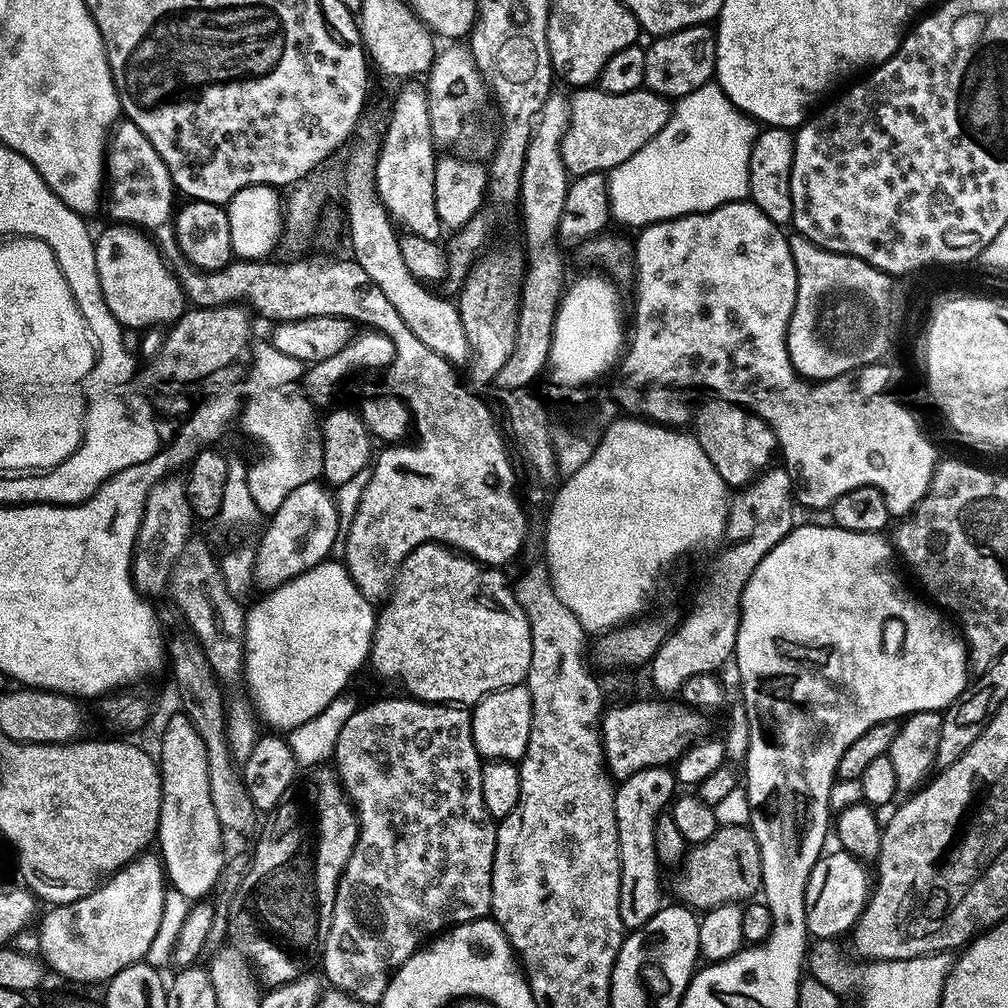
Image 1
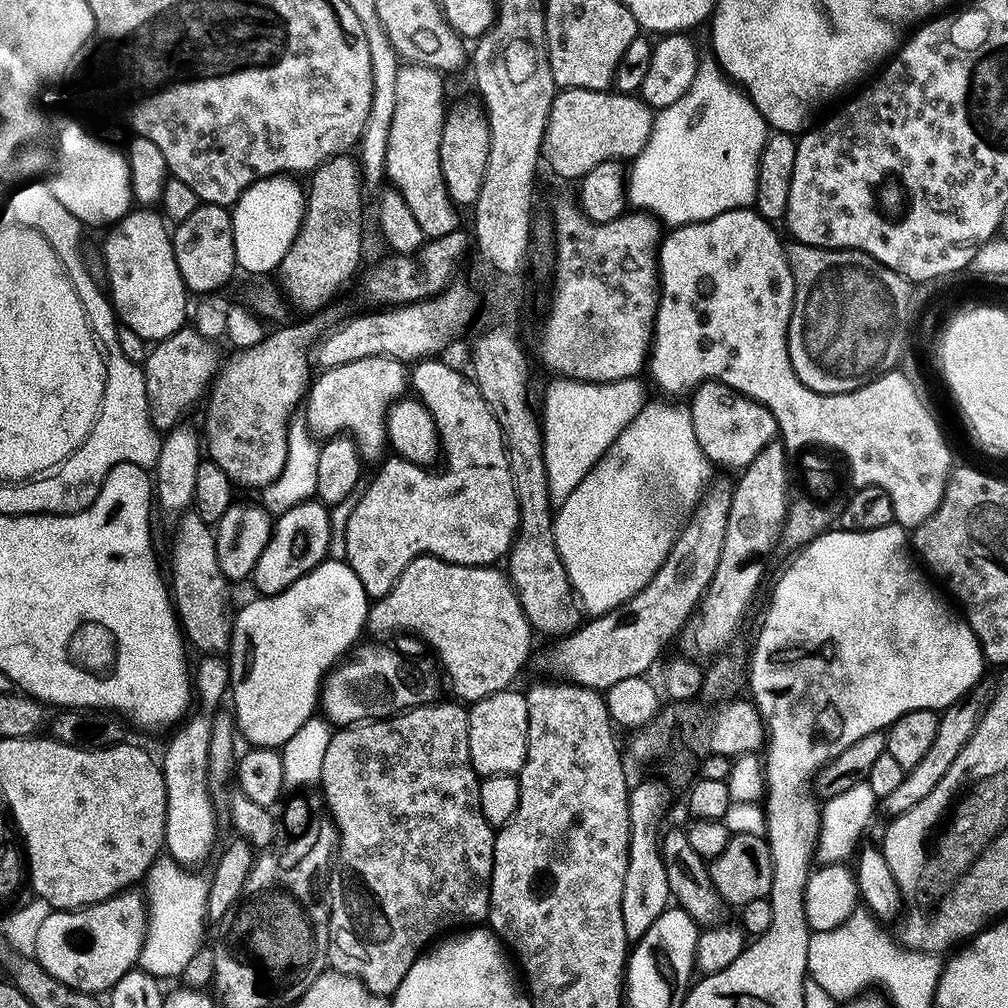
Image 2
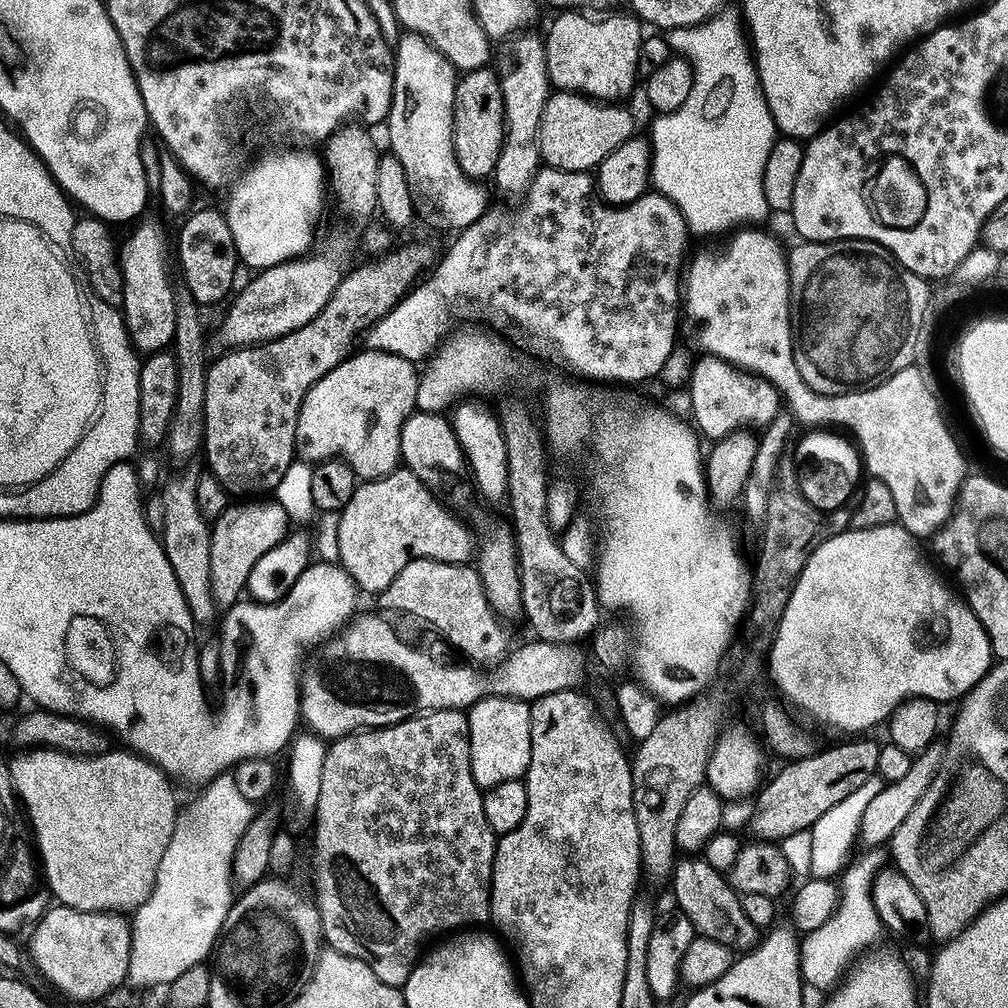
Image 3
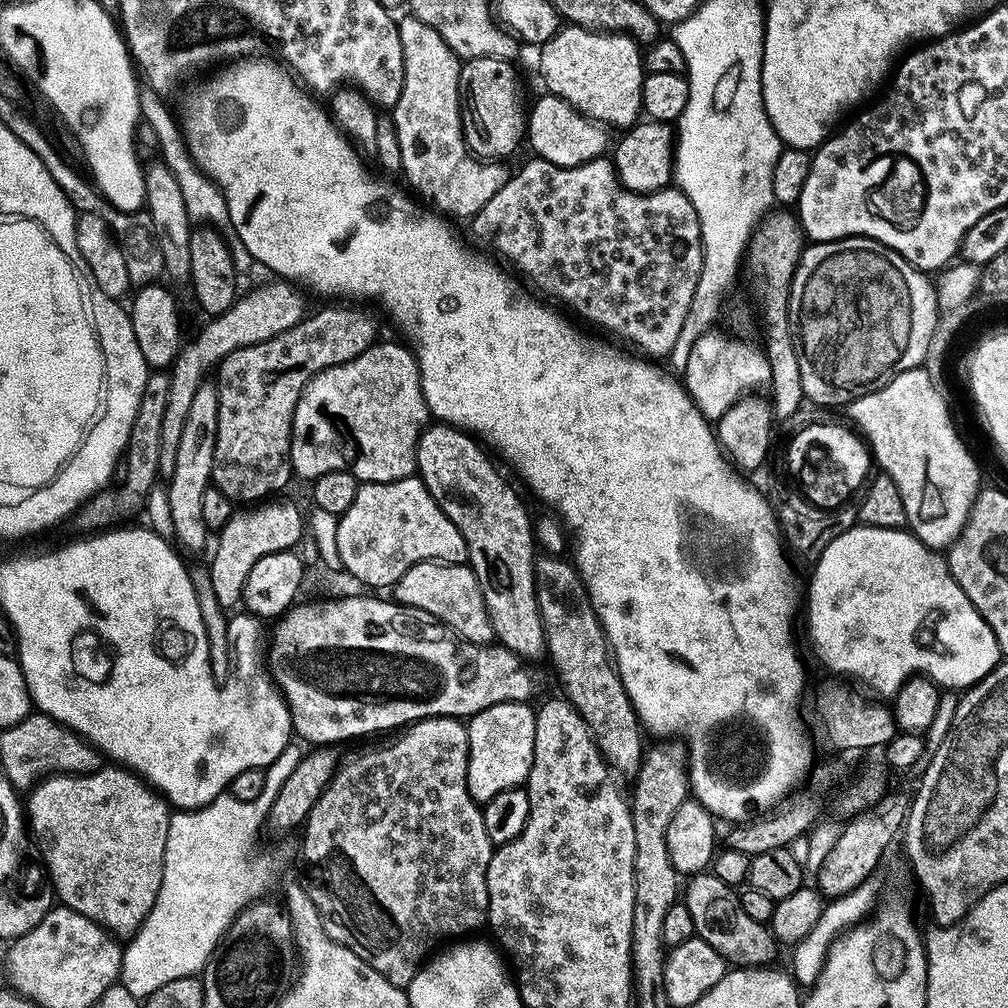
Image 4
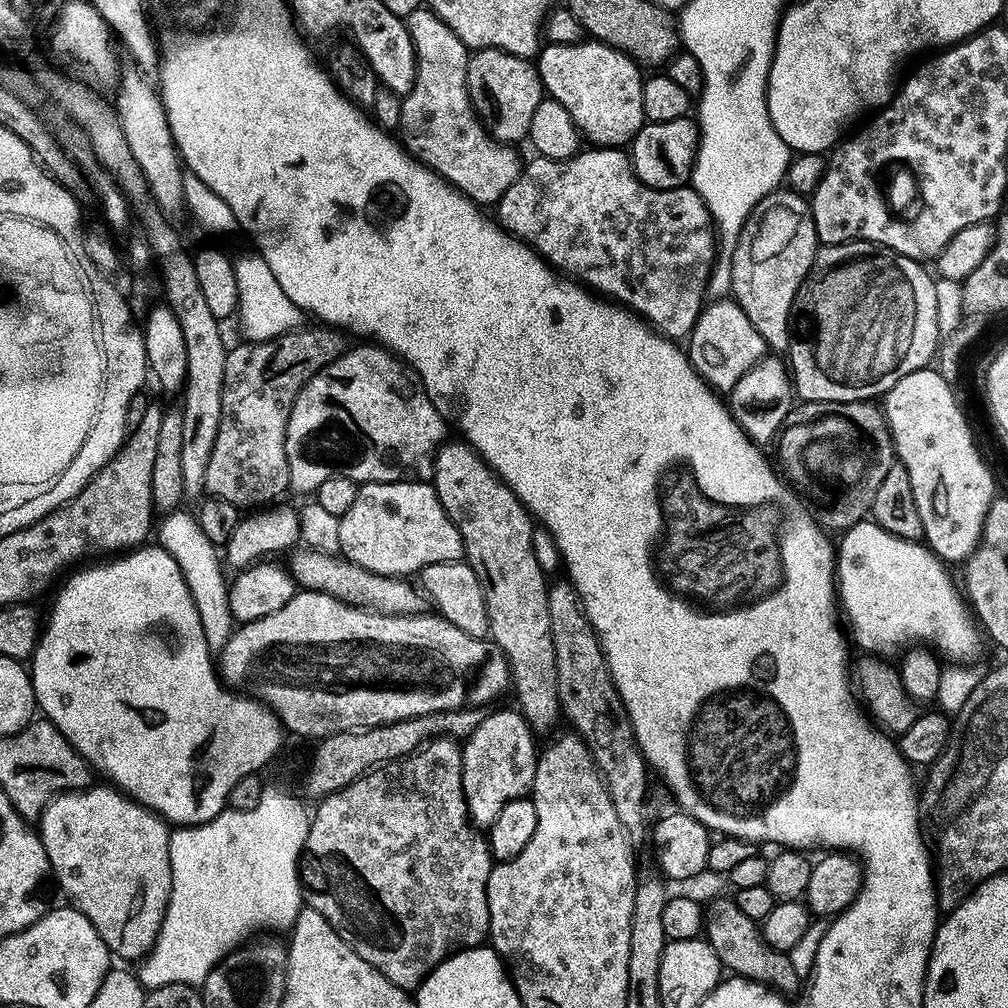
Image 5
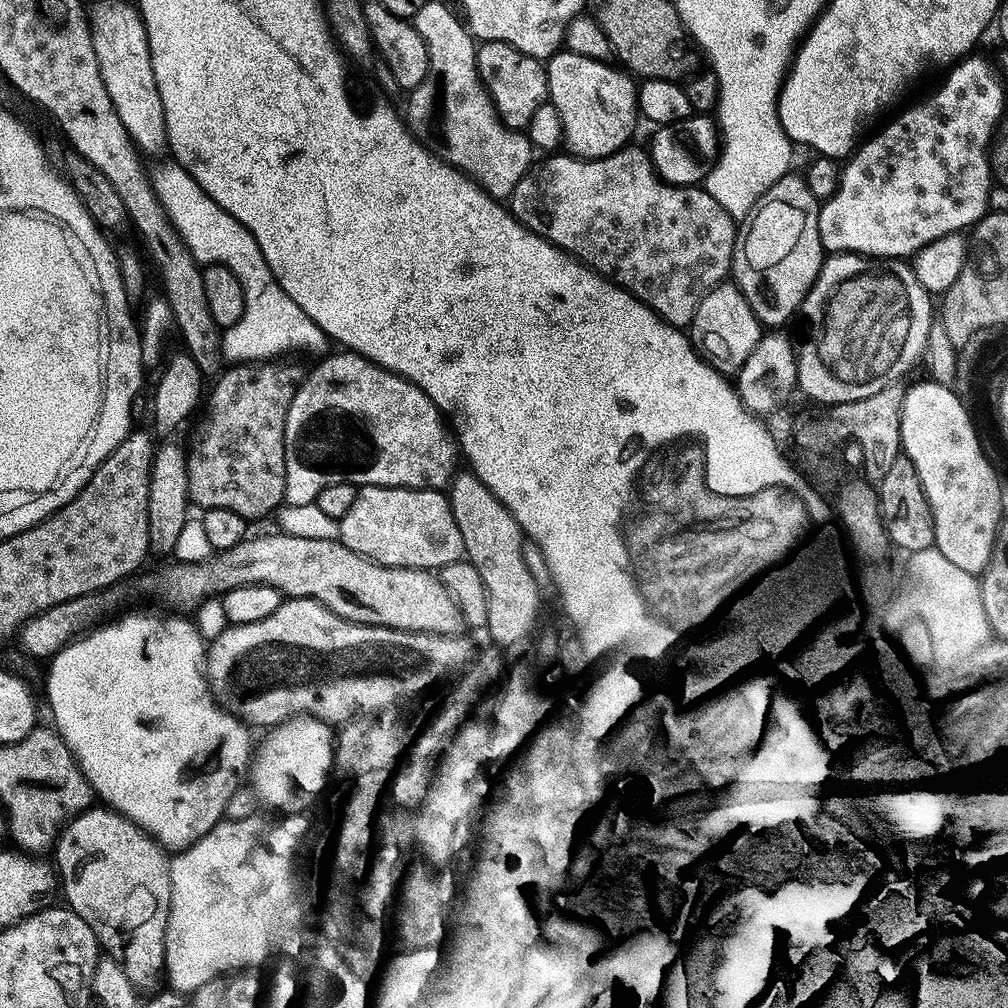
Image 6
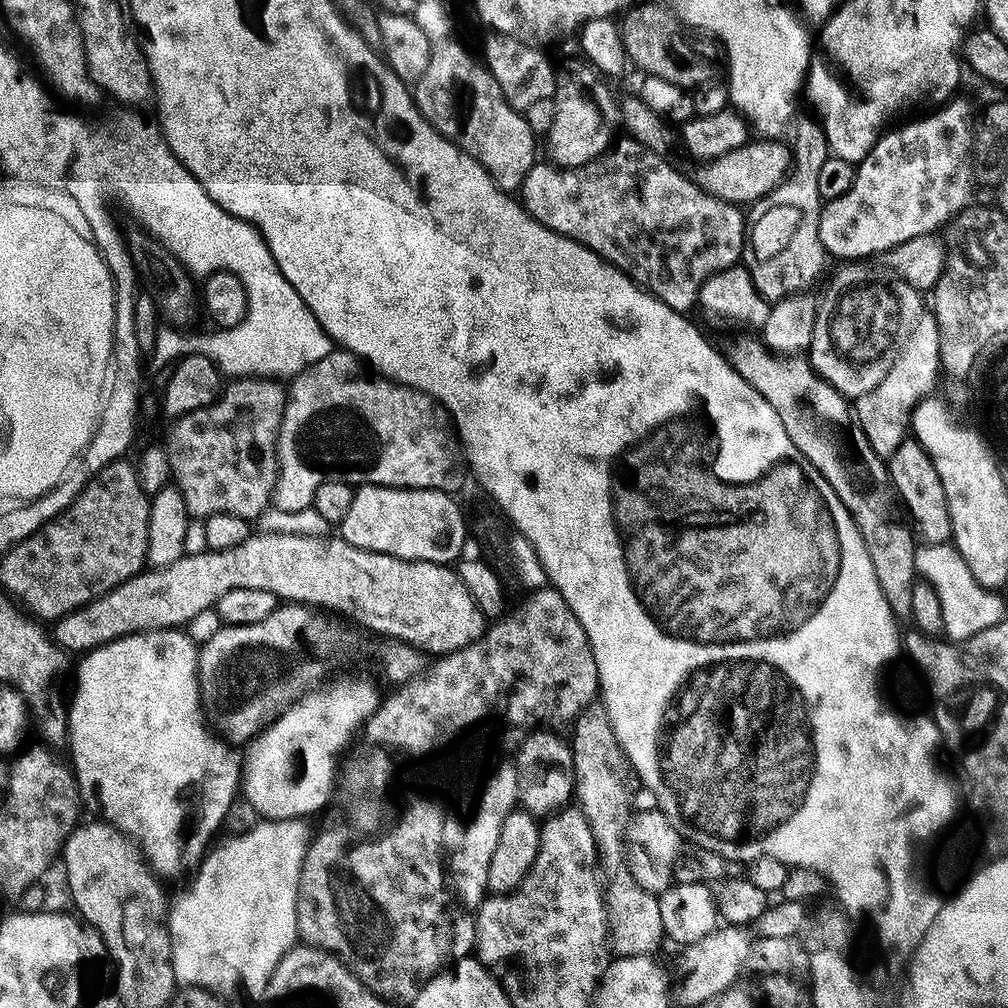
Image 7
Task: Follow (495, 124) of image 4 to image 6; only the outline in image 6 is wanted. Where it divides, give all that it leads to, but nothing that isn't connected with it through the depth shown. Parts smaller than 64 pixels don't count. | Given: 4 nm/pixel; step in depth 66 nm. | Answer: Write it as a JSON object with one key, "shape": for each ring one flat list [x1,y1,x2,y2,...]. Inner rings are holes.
{"shape":[[501,36,485,39,480,48,480,62,485,78,489,82,505,115,515,122,524,122,543,104,552,98,552,69,543,56,534,54,518,42]]}

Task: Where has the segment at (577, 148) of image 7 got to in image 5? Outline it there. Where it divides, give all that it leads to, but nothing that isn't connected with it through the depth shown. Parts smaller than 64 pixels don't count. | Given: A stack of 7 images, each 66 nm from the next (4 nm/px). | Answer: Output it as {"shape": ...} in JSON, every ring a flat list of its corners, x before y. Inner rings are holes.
{"shape":[[585,38,577,44,545,43,538,53,535,66,540,73,541,82,544,83,545,93,566,108,574,126,589,145,602,148,631,145,640,127,646,123,642,110,642,86,645,77,640,76,641,65,620,49,591,38]]}

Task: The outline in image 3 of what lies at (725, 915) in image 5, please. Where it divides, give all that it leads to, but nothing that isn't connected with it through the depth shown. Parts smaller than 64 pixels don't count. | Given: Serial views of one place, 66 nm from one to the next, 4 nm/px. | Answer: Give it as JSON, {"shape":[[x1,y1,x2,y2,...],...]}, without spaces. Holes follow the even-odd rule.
{"shape":[[696,854,677,859,676,865,672,867,671,884,672,896,676,899,675,907,686,914,686,918,690,918,697,936,714,938,714,942,722,942,733,950,755,948,760,943,761,929,756,928,750,918,746,918,740,896,728,883,727,875,710,866,710,862]]}

